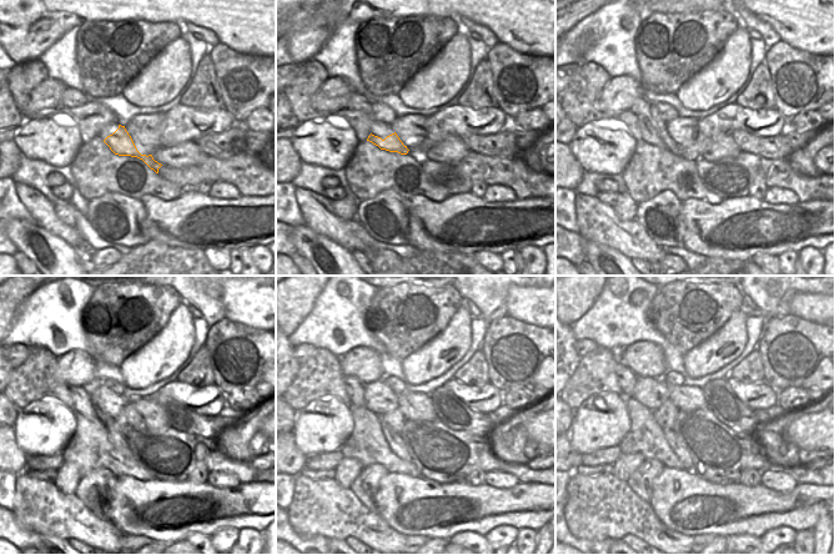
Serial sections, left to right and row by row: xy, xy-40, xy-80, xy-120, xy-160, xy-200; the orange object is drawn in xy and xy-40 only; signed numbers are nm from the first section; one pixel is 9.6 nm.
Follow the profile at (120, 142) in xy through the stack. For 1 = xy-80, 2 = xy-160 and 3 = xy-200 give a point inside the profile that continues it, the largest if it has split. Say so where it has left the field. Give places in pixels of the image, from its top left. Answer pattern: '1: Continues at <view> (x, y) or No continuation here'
1: Continues at xy-80 (649, 135)
2: Continues at xy-160 (353, 387)
3: Continues at xy-200 (627, 381).

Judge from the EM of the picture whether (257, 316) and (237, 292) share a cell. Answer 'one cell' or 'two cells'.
one cell

